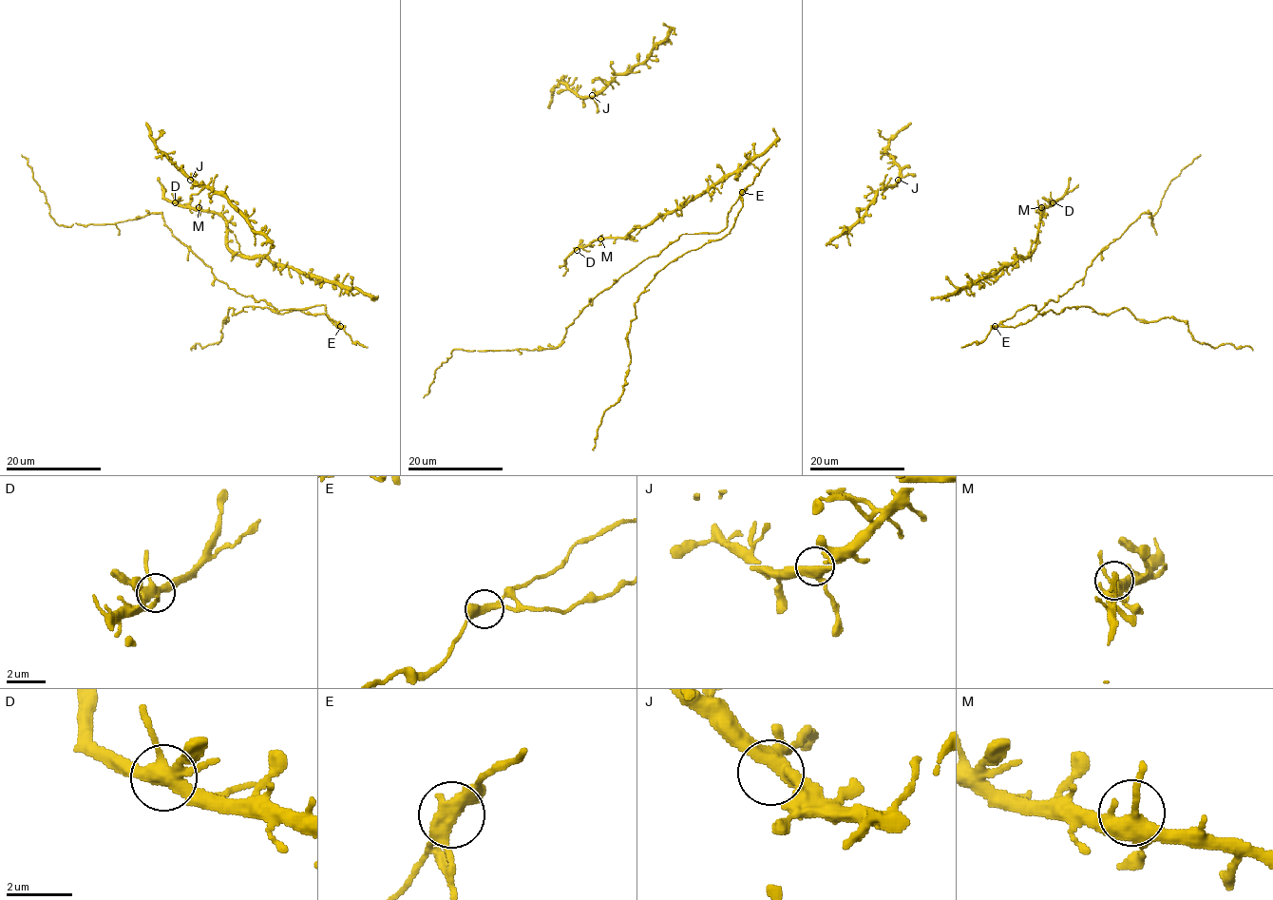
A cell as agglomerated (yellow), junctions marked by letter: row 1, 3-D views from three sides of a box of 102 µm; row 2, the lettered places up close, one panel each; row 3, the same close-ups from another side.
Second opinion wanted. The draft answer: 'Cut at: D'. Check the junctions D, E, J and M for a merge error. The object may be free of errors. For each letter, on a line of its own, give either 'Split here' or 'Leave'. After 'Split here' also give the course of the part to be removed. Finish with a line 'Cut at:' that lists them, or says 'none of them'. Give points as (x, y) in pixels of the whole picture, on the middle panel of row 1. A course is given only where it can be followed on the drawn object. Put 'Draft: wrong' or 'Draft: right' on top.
Draft: wrong
D: Leave
E: Leave
J: Leave
M: Leave
Cut at: none of them

